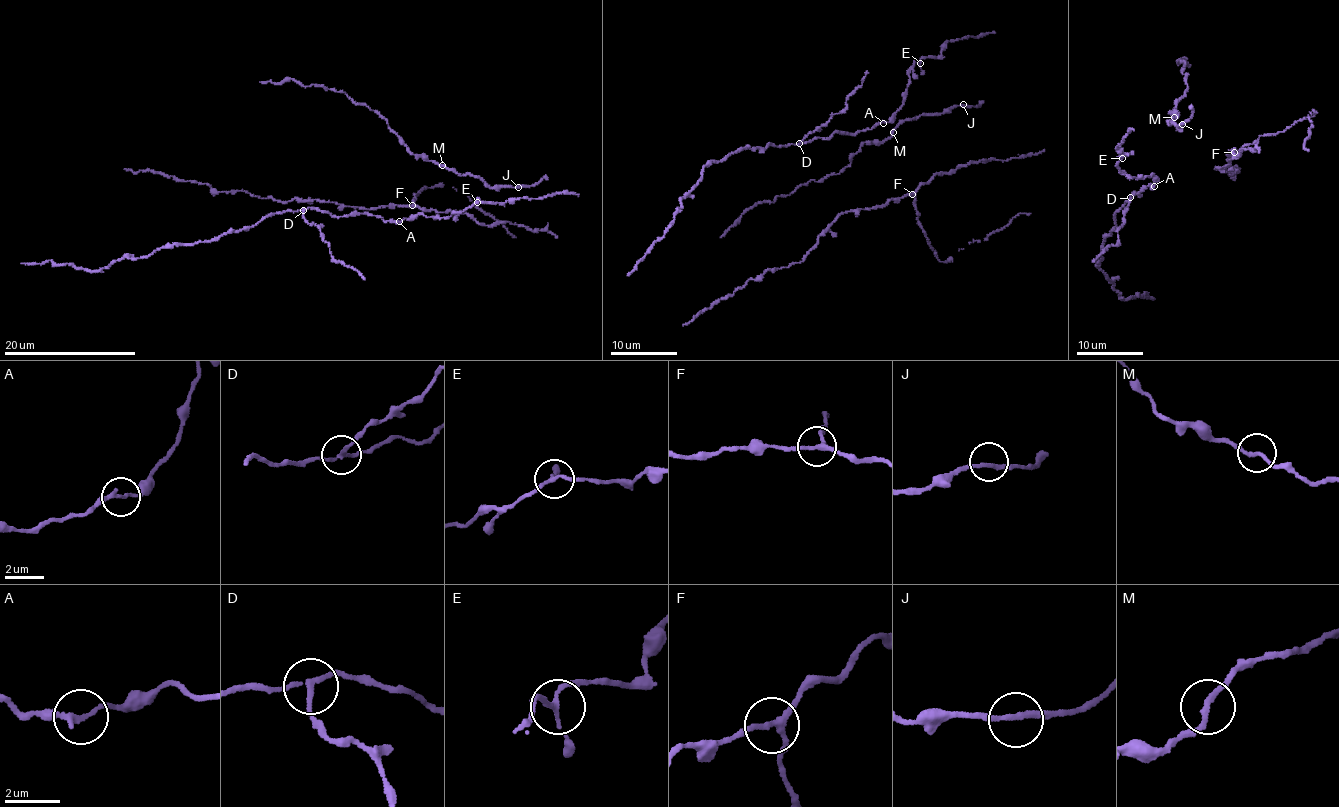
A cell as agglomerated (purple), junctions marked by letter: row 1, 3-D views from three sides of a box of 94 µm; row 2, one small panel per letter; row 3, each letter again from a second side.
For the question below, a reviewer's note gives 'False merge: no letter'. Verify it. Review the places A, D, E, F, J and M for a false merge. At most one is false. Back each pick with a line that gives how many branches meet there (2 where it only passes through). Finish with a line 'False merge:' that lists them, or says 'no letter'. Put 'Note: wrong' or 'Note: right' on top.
Note: wrong
D: 3
False merge: D

